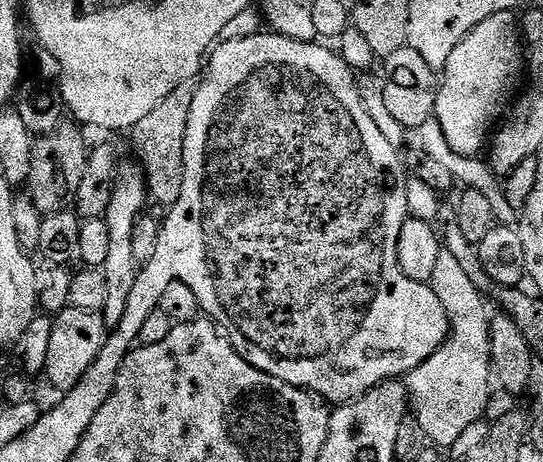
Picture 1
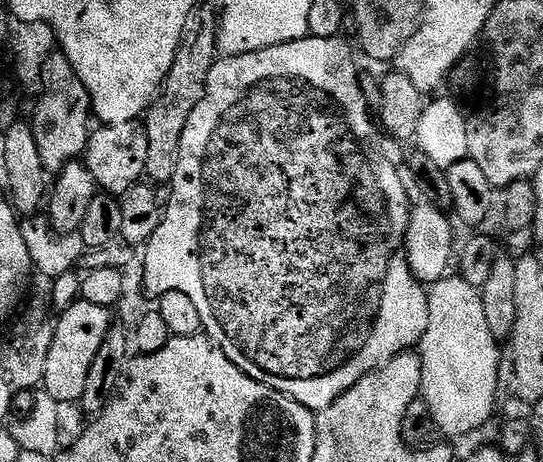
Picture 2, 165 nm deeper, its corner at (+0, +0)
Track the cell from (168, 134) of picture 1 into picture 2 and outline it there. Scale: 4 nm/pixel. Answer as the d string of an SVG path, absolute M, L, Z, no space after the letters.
M202 12L199 13L200 33L192 41L189 39L177 52L176 61L173 62L168 77L164 79L164 87L146 113L146 127L150 138L150 146L146 150L146 176L156 186L171 185L174 174L178 170L178 150L182 146L182 134L186 130L186 122L190 122L190 114L194 114L194 106L202 102L208 72L218 59L217 13Z

